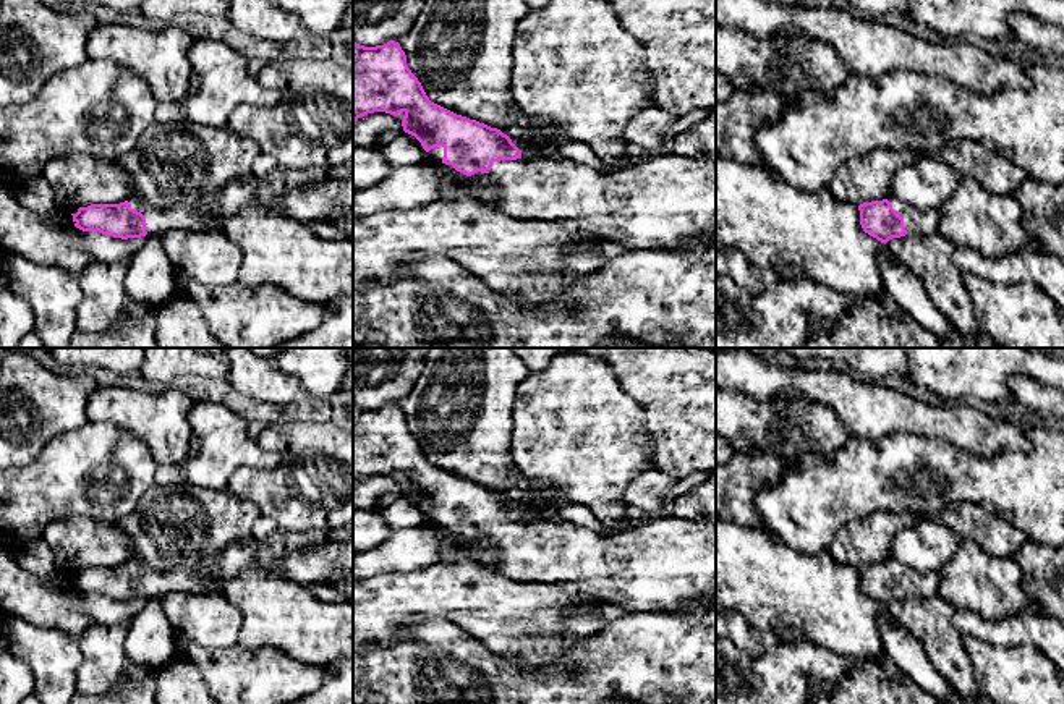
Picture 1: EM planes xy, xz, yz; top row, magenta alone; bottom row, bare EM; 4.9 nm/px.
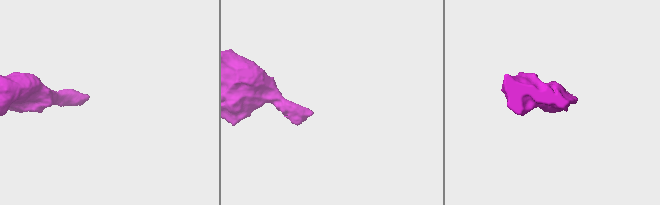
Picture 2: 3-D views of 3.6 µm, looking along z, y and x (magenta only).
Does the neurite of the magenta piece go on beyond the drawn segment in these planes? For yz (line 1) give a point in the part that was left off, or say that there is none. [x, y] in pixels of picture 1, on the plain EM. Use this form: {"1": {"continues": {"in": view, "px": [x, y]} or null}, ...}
{"1": {"continues": {"in": "yz", "px": [925, 585]}}}

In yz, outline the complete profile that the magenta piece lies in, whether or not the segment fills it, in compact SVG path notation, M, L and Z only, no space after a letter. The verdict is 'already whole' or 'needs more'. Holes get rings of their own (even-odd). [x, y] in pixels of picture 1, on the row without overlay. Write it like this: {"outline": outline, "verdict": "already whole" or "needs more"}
{"outline": "M894 558L863 565L858 573L863 594L884 607L907 596L934 597L941 583L939 571L917 573Z", "verdict": "needs more"}

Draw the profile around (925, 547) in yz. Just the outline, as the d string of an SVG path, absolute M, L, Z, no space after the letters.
M926 520L894 537L891 558L917 573L939 571L960 544L962 539L947 524Z

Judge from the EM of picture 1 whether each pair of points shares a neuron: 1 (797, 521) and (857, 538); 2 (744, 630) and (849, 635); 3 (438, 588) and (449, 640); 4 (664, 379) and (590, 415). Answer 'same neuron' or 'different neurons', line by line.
1: different neurons
2: different neurons
3: different neurons
4: different neurons

